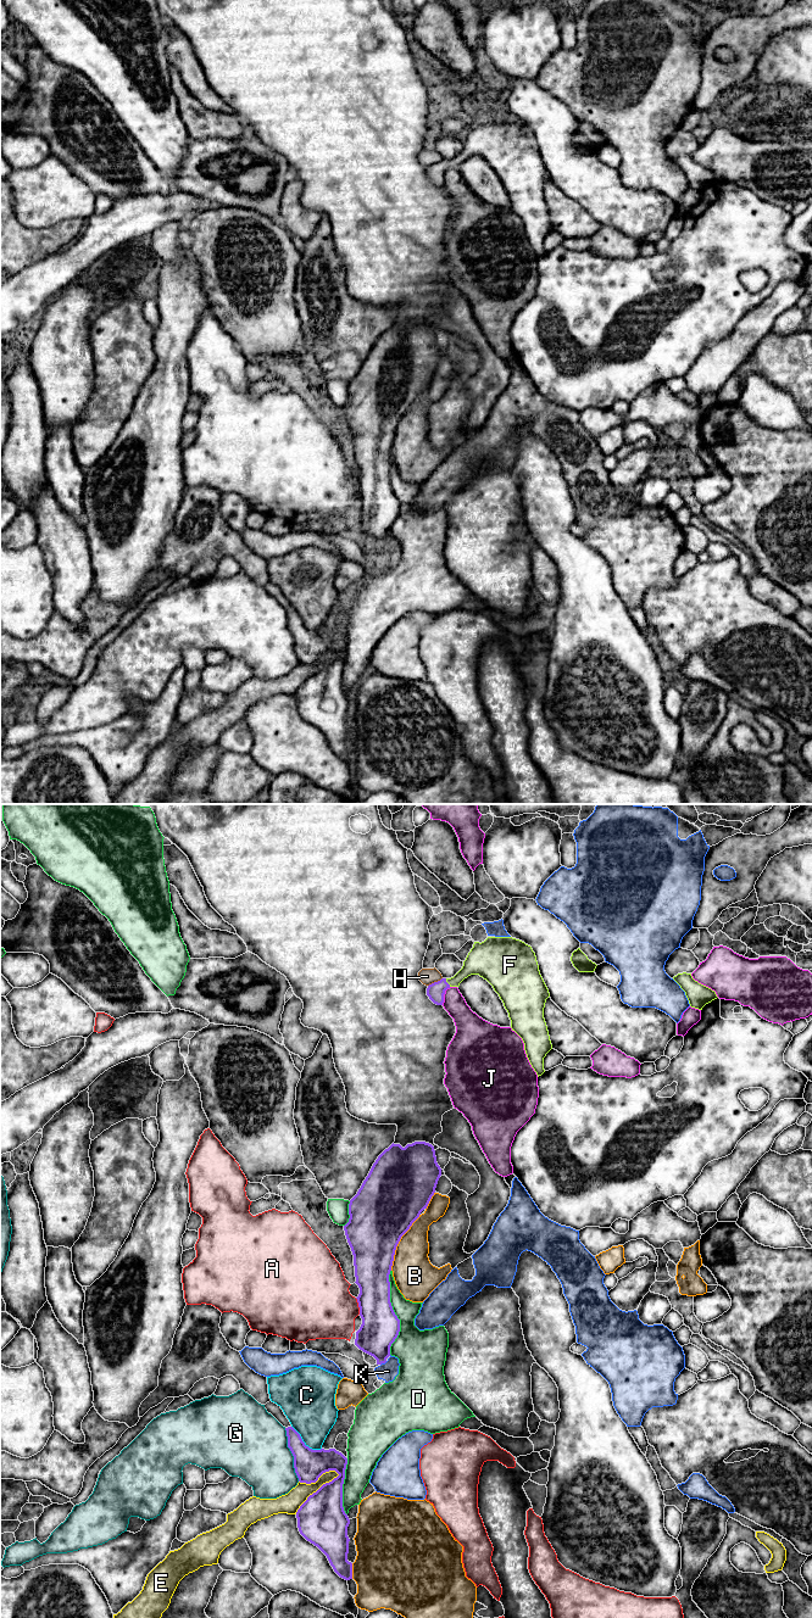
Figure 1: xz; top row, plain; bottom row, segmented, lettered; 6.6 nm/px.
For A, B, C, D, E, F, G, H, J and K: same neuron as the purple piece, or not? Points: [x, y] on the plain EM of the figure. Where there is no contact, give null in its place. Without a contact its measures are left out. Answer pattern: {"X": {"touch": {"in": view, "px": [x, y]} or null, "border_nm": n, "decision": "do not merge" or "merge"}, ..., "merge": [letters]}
{"A": {"touch": {"in": "xz", "px": [359, 487]}, "border_nm": 120, "decision": "do not merge"}, "B": {"touch": {"in": "xz", "px": [399, 422]}, "border_nm": 420, "decision": "do not merge"}, "C": {"touch": {"in": "xz", "px": [304, 624]}, "border_nm": 260, "decision": "do not merge"}, "D": {"touch": {"in": "xz", "px": [394, 494]}, "border_nm": 550, "decision": "do not merge"}, "E": {"touch": {"in": "xz", "px": [318, 670]}, "border_nm": 400, "decision": "do not merge"}, "F": {"touch": {"in": "xz", "px": [446, 163]}, "border_nm": 70, "decision": "merge"}, "G": {"touch": {"in": "xz", "px": [293, 636]}, "border_nm": 360, "decision": "do not merge"}, "H": {"touch": {"in": "xz", "px": [434, 163]}, "border_nm": 110, "decision": "do not merge"}, "J": {"touch": {"in": "xz", "px": [443, 177]}, "border_nm": 130, "decision": "do not merge"}, "K": {"touch": {"in": "xz", "px": [383, 544]}, "border_nm": 50, "decision": "do not merge"}, "merge": ["F"]}

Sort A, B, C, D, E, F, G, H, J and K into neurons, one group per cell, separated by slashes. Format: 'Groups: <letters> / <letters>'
Groups: A / B / C / D / E / F / G / H / J / K

